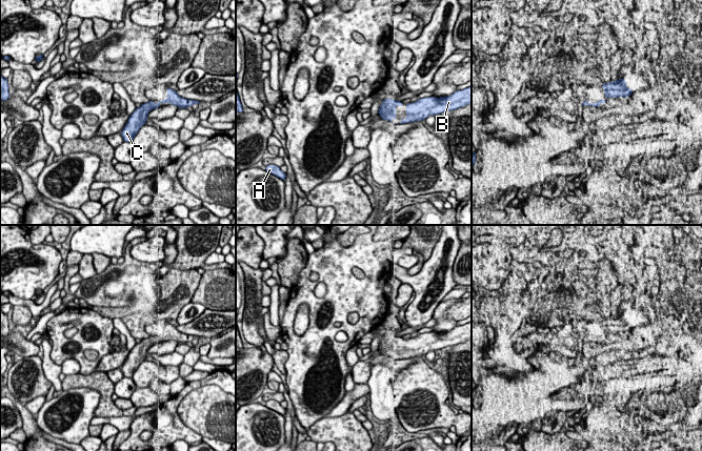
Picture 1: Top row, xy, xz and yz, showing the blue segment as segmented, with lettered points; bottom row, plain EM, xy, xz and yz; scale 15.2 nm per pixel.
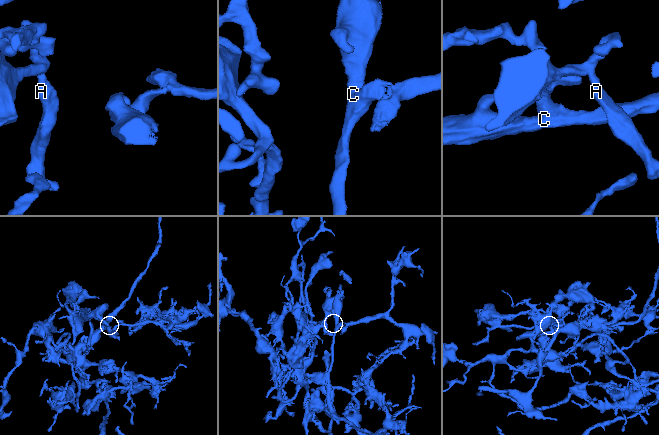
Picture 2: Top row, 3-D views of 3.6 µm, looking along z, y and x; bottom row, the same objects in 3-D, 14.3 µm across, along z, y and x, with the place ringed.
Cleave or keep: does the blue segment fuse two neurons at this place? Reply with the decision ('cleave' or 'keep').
keep

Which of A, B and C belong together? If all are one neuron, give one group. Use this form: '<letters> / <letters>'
A B C

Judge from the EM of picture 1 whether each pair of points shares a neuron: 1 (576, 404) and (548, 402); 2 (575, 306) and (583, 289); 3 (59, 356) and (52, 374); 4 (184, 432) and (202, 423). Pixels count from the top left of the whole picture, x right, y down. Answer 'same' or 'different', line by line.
1: same
2: different
3: different
4: different

